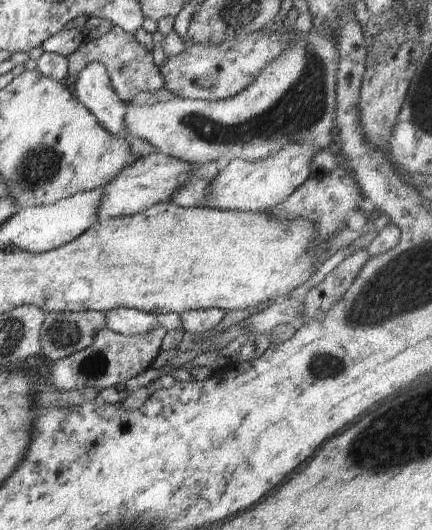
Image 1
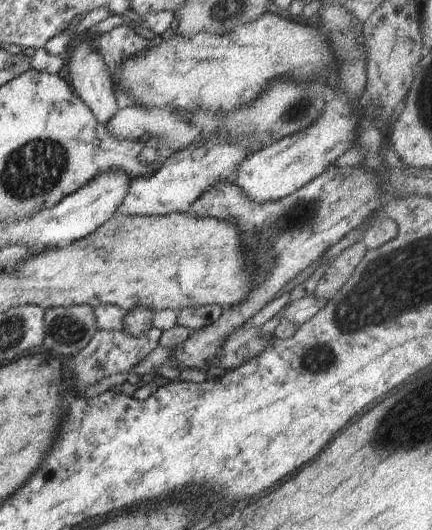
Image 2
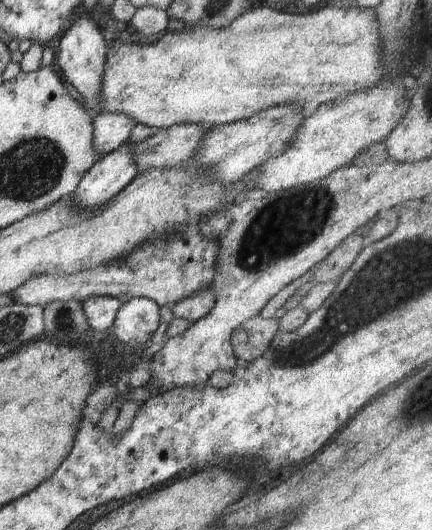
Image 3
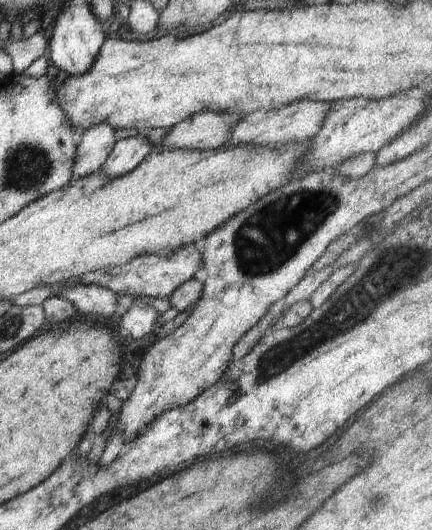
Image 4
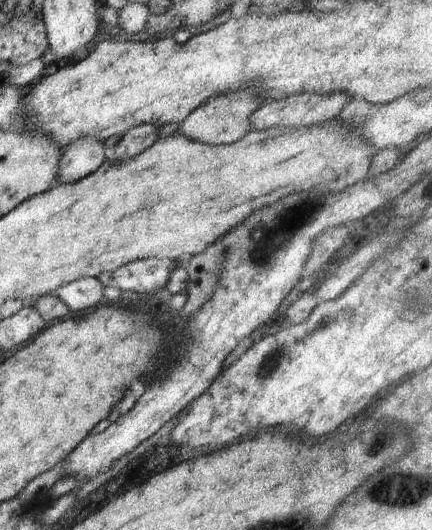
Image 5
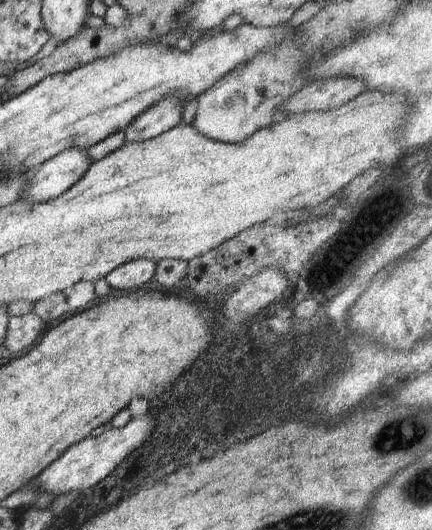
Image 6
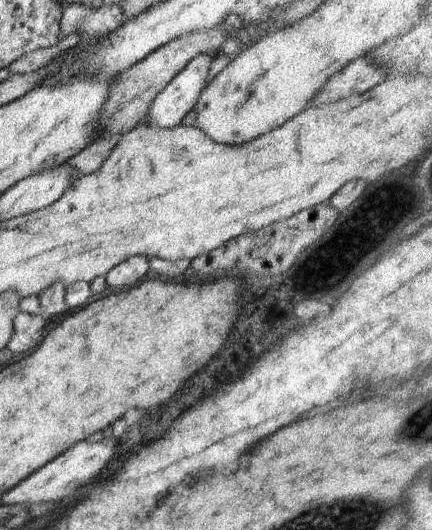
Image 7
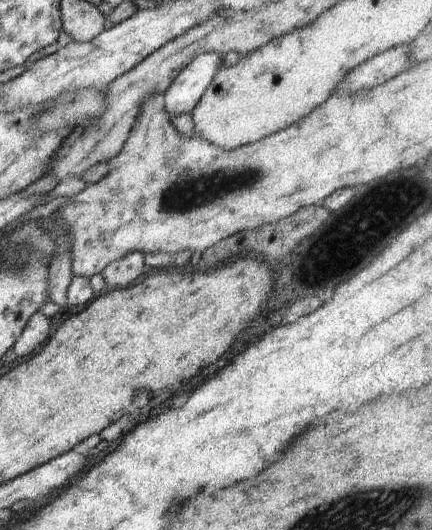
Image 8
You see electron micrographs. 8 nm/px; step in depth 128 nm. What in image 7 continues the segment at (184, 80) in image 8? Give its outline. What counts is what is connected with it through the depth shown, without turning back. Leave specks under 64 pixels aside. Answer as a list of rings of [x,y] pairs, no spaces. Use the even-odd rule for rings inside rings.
[[[208,55],[193,58],[154,98],[141,124],[164,129],[180,125],[182,118],[195,108],[198,97],[206,86],[210,63]]]

